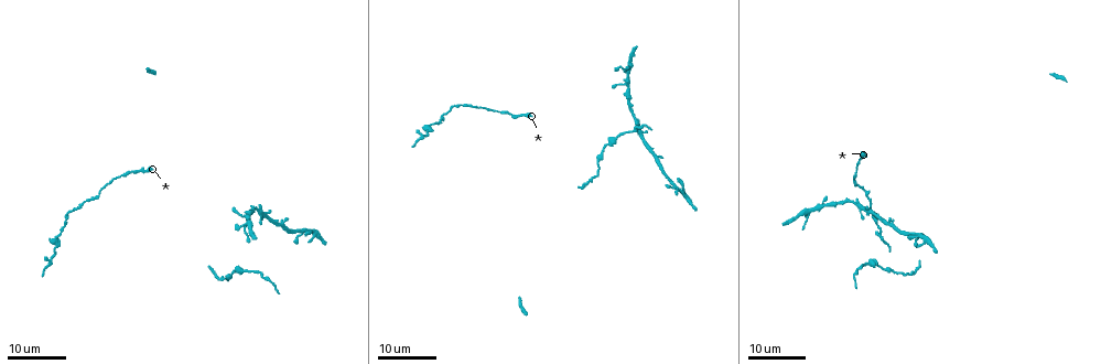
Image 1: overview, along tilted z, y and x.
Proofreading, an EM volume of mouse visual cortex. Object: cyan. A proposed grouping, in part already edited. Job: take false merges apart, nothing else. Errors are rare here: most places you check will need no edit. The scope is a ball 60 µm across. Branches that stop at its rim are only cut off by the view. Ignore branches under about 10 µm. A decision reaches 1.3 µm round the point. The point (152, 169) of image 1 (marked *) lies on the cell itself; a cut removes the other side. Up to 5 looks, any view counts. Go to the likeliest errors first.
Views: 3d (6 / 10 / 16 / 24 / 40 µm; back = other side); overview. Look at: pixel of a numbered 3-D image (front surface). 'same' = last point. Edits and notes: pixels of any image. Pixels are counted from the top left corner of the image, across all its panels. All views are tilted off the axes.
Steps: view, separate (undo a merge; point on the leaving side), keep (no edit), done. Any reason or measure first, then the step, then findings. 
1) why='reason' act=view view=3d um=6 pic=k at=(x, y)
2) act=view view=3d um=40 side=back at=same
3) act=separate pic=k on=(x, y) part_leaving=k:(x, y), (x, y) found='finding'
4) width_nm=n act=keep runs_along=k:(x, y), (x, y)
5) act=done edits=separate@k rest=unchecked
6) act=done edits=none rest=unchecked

why='arms part here' act=view view=3d um=24 pic=1 at=(864, 207)

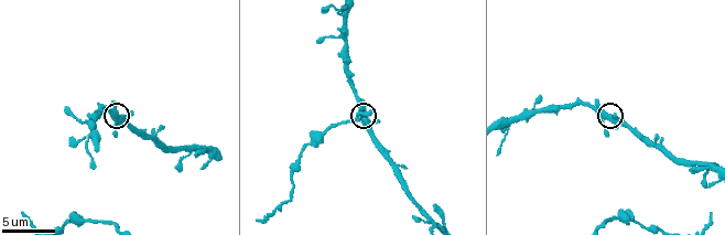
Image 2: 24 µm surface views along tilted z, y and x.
why='closer look' act=view view=3d um=10 pic=2 at=(115, 118)

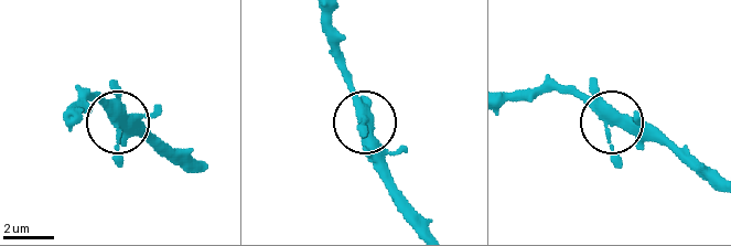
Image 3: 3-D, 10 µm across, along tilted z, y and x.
arms=3 act=keep found='all the same cell'

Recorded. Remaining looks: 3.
why='four arms meet' act=view view=3d um=10 pic=2 at=(345, 34)

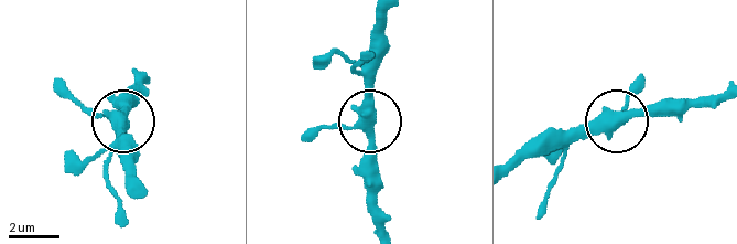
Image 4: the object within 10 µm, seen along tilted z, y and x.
act=keep found='continuous, no second cell'

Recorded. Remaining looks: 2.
act=done edits=none rest=unchecked

